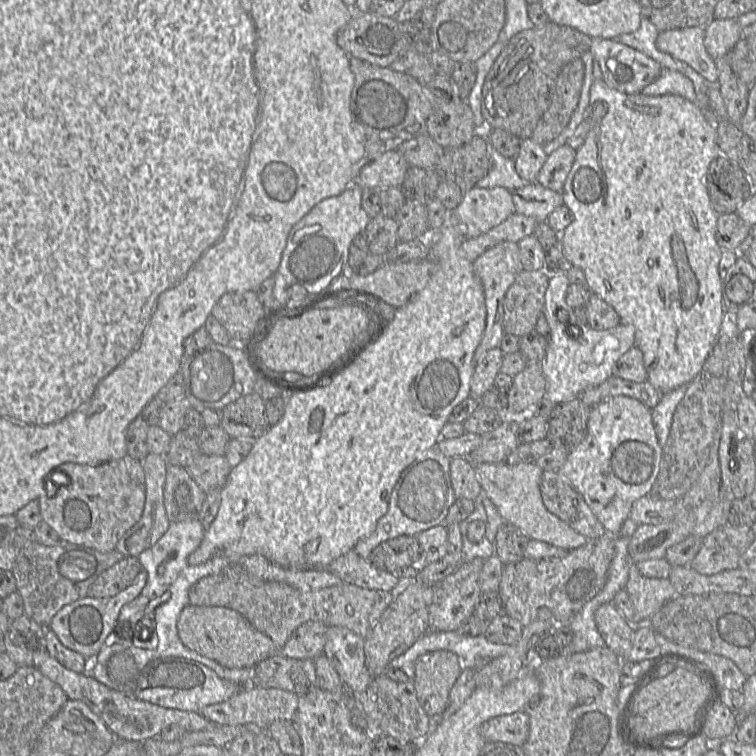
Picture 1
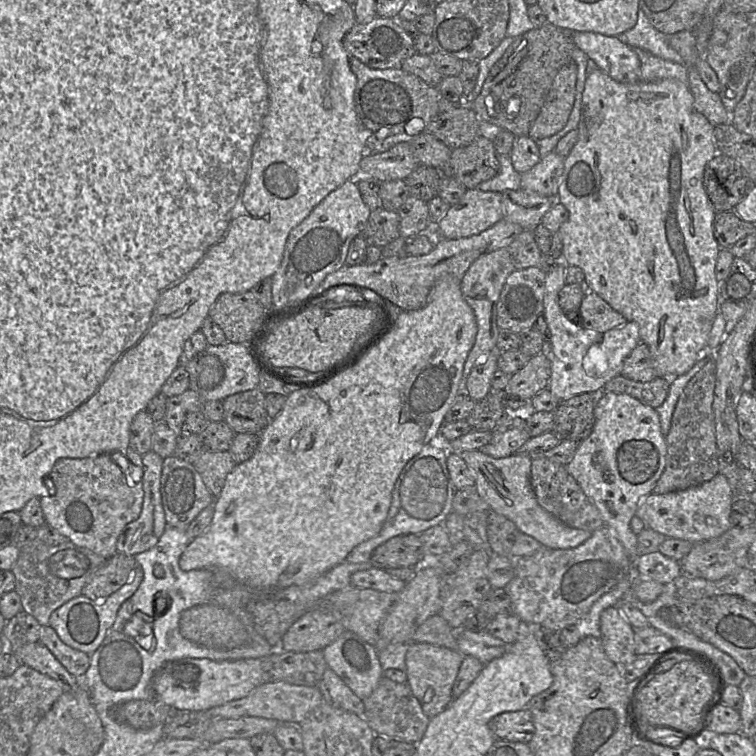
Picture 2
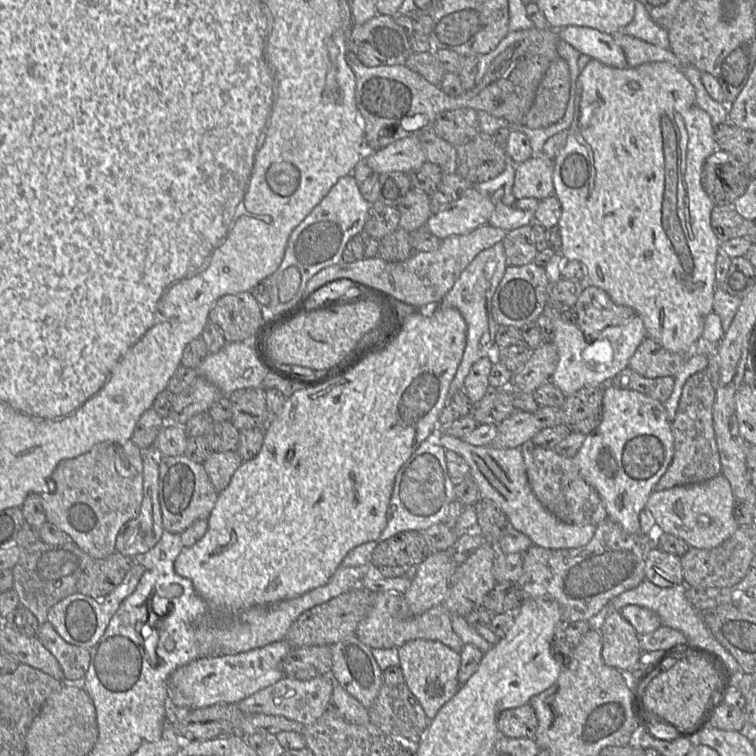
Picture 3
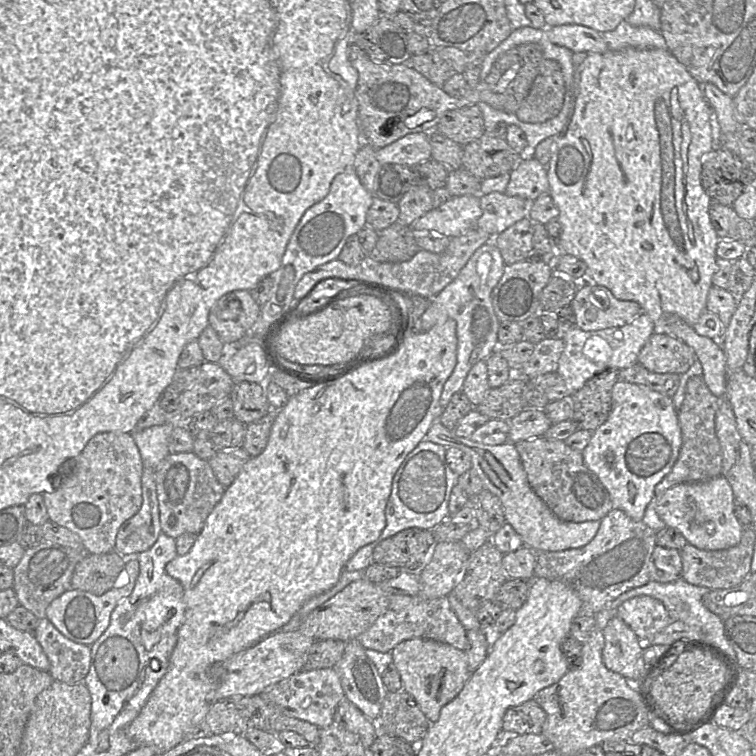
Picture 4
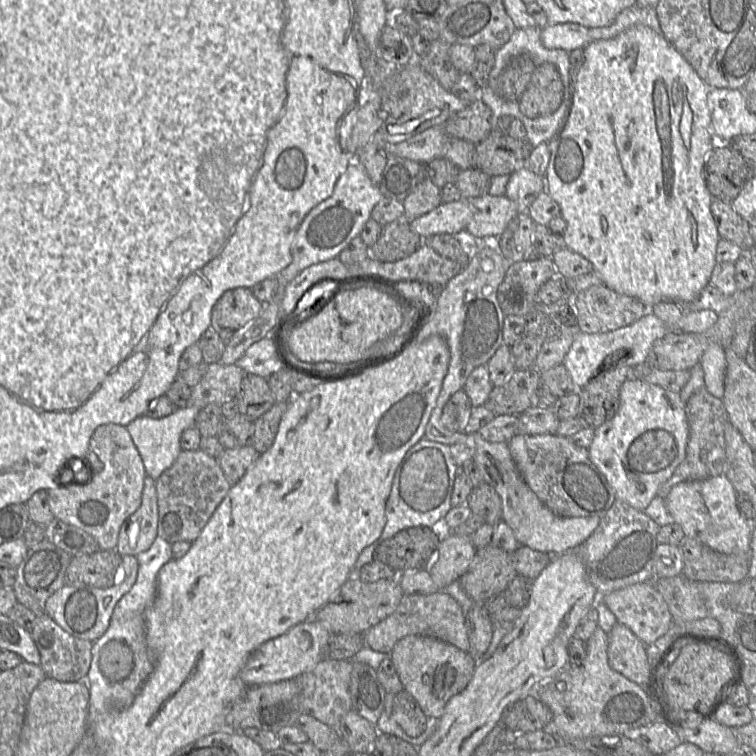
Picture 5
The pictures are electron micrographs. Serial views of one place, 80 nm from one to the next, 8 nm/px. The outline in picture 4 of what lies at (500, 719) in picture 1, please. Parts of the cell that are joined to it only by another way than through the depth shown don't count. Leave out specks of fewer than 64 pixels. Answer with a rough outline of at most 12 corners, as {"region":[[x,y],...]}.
{"region":[[530,699],[506,710],[502,729],[541,733],[545,711]]}

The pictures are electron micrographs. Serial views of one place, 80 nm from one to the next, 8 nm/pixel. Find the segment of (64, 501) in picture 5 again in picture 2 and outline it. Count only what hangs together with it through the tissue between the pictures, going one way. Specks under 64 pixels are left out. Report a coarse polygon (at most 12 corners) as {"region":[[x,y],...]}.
{"region":[[131,447],[58,459],[45,522],[104,558],[142,511]]}

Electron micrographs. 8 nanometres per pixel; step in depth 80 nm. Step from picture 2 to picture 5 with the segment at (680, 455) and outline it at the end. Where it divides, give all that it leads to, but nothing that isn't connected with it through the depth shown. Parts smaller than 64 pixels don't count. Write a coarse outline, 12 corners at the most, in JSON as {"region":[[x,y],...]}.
{"region":[[702,386],[688,399],[686,456],[659,487],[726,470],[722,399]]}

